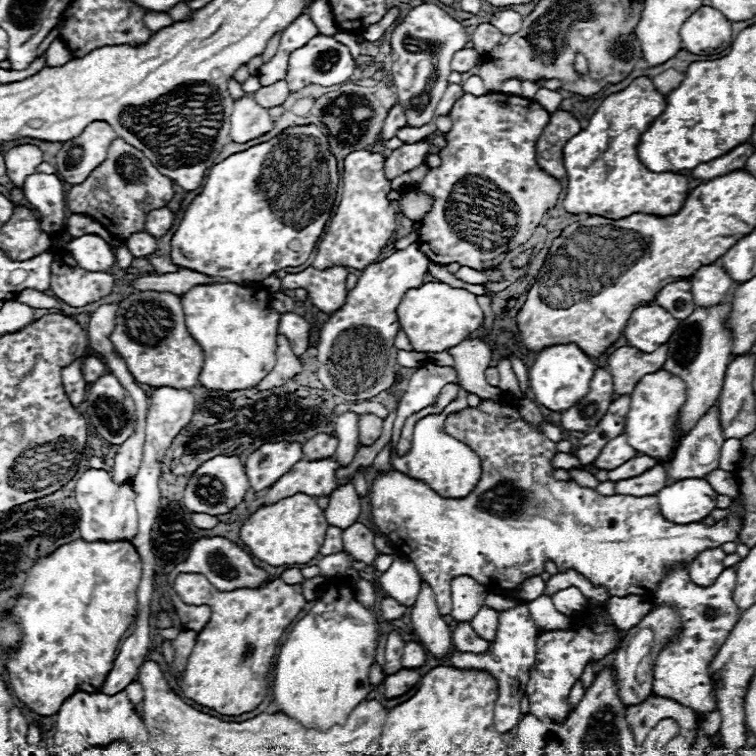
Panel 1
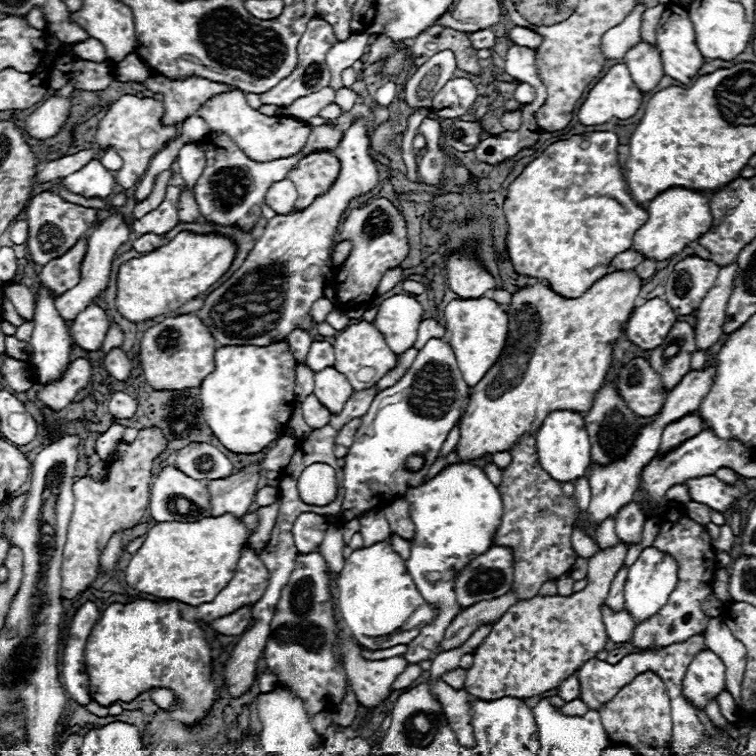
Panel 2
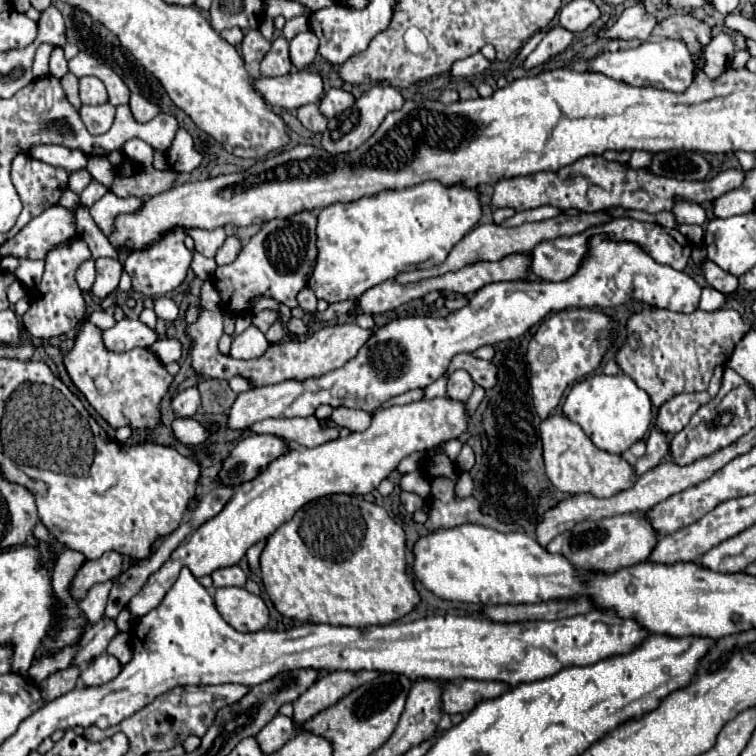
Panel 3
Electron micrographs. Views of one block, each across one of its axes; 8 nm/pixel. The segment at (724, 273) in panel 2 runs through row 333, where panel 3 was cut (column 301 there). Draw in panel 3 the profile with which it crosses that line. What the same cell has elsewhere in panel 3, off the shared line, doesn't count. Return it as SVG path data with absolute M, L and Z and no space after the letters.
M330 672L316 680L296 702L294 702L294 722L306 722L328 706L336 704L340 698L360 688L364 682L374 680L378 672Z

